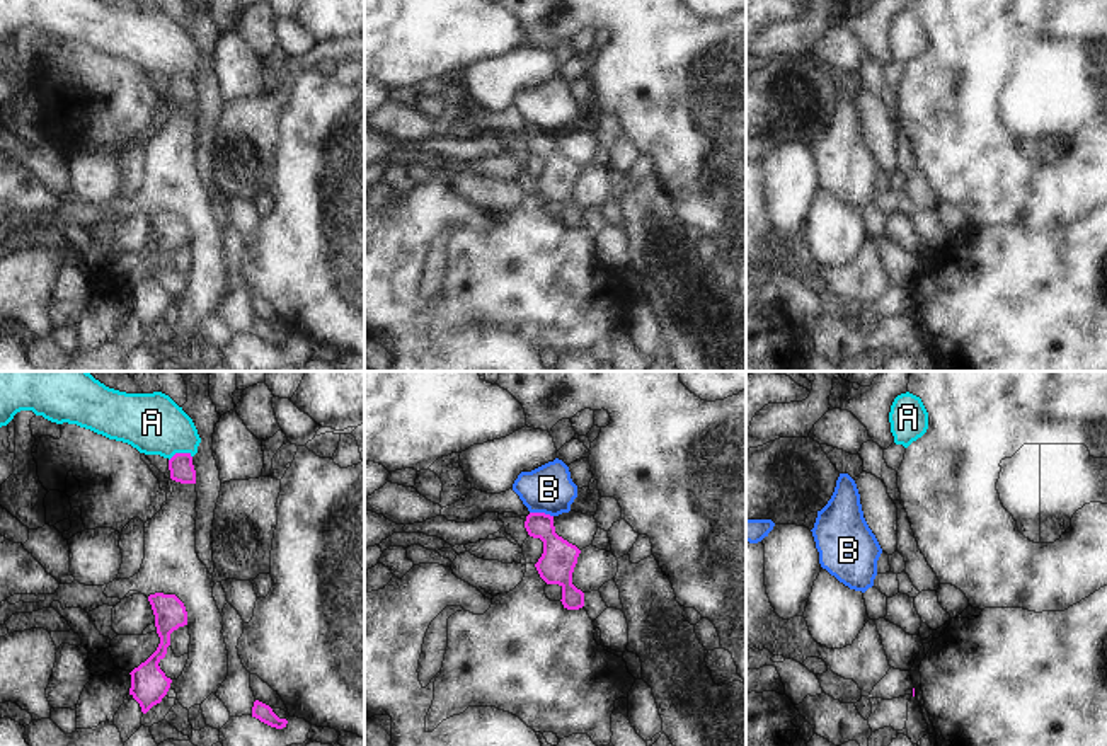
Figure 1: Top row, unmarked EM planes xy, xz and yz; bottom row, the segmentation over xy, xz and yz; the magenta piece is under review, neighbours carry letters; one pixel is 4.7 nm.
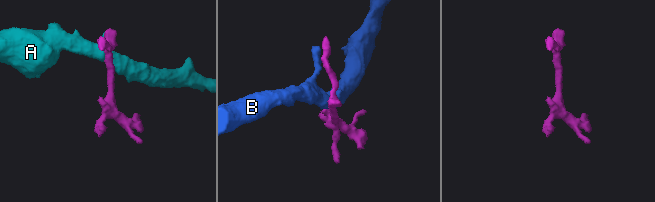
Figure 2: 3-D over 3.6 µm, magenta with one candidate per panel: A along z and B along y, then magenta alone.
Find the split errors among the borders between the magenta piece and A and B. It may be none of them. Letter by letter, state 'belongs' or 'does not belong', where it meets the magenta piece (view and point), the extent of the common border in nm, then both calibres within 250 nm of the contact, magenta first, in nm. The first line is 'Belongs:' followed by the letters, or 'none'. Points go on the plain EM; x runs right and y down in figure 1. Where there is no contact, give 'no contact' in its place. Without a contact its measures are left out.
Belongs: none
A: does not belong; contact xy (179, 72); length 120 nm; calibres 120 and 280 nm
B: does not belong; contact xz (542, 131); length 110 nm; calibres 170 and 220 nm

